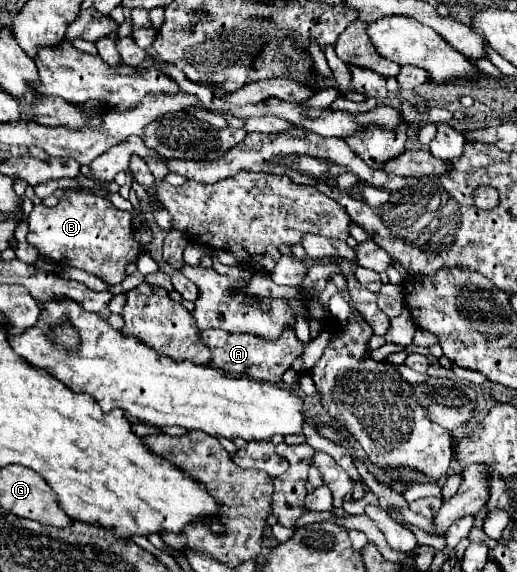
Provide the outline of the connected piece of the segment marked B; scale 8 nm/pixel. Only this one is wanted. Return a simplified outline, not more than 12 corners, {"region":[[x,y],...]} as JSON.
{"region":[[68,190],[36,204],[26,242],[58,264],[124,280],[142,244],[130,212]]}

